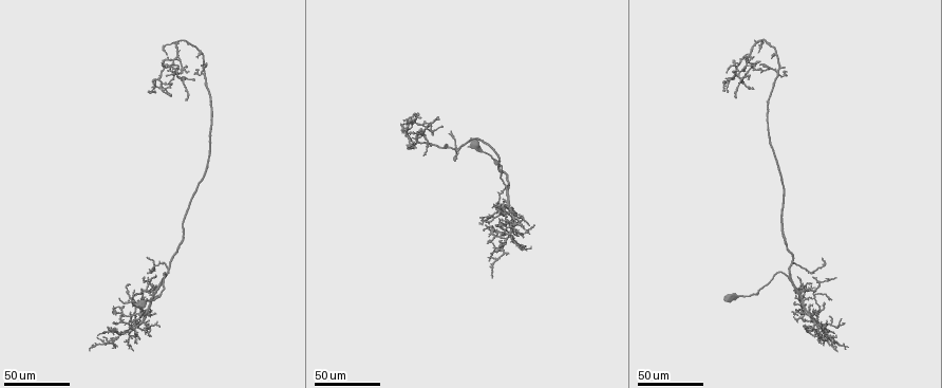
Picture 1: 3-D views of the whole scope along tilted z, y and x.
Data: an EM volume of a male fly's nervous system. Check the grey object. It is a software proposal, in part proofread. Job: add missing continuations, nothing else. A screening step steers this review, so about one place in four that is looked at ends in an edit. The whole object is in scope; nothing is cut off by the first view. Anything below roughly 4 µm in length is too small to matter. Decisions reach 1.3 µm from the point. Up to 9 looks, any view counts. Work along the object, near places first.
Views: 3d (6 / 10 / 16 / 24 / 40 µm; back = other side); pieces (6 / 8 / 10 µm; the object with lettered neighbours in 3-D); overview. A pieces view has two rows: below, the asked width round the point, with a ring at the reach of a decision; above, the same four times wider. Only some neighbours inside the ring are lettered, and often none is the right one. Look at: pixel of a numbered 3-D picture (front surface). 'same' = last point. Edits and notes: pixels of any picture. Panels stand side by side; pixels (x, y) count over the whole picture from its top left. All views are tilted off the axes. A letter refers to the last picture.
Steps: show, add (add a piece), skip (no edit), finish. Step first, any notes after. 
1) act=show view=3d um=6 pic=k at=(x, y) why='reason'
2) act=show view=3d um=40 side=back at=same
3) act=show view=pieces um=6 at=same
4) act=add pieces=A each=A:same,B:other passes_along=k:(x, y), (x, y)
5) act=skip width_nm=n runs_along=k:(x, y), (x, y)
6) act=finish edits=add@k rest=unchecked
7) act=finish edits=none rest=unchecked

act=show view=3d um=24 pic=1 at=(415, 148)

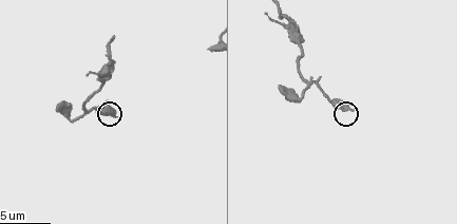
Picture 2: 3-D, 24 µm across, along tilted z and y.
act=show view=pieces um=10 pic=2 at=(352, 110)

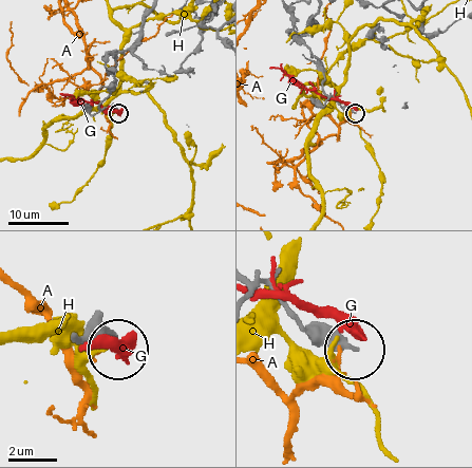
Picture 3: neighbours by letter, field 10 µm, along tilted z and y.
act=skip each=A:other,G:other,H:other runs_along=3:(302, 37), (323, 75), (323, 92), (354, 112) found='none of them fits'

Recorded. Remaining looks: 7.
act=show view=3d um=40 pic=1 at=(760, 66) why='end of a long branch'

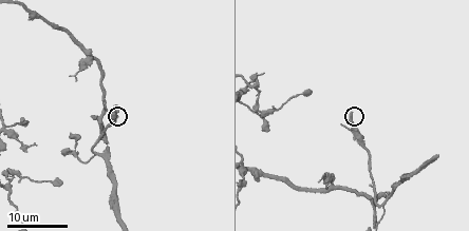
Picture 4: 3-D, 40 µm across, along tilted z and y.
act=show view=pieces um=6 pic=4 at=(349, 112)

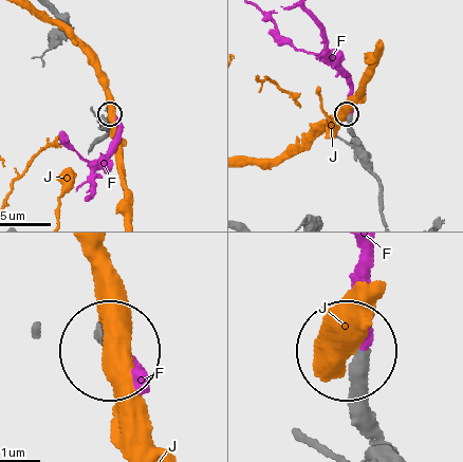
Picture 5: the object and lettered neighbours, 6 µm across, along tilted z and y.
act=add pieces=F each=F:same,J:other found='it goes on there'

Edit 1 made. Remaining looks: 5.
act=show view=overview why='redraw'

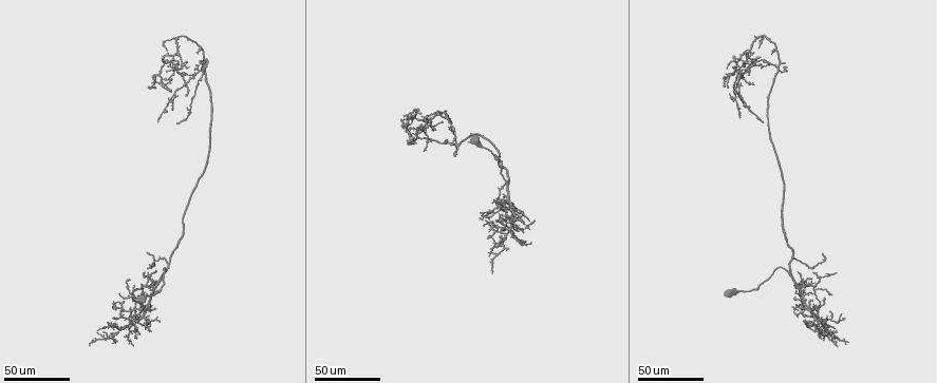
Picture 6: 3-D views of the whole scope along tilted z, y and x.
act=show view=3d um=40 pic=6 at=(762, 57)

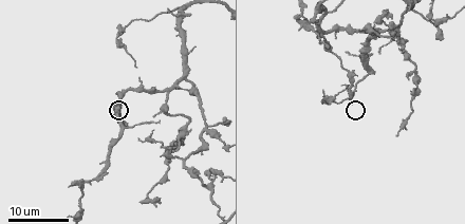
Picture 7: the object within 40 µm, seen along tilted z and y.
act=show view=pieces um=8 pic=7 at=(353, 104)

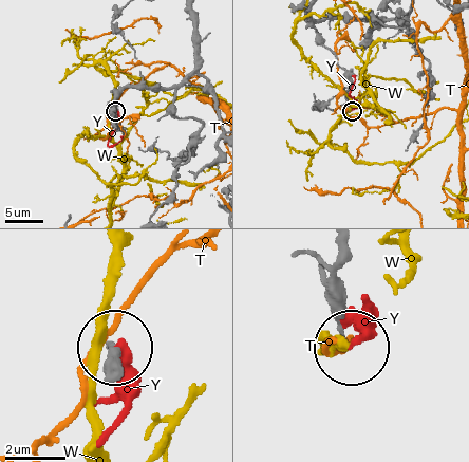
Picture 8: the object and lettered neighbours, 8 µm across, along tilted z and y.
act=skip width_nm=140 each=T:other,W:other,Y:other found='no lettered piece goes on from it'

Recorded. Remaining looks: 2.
act=show view=3d um=40 pic=6 at=(743, 59) why='branch stops here'

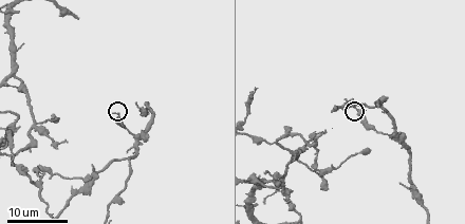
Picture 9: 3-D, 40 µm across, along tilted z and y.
act=show view=pieces um=6 pic=9 at=(112, 112) why='what lies round it'

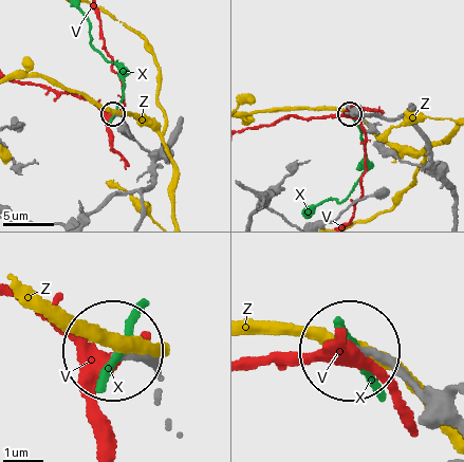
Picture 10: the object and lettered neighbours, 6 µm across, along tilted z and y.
act=skip each=V:other,X:other,Z:other found='none of them fits'

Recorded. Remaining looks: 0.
act=finish edits=add@5 rest=unchecked

